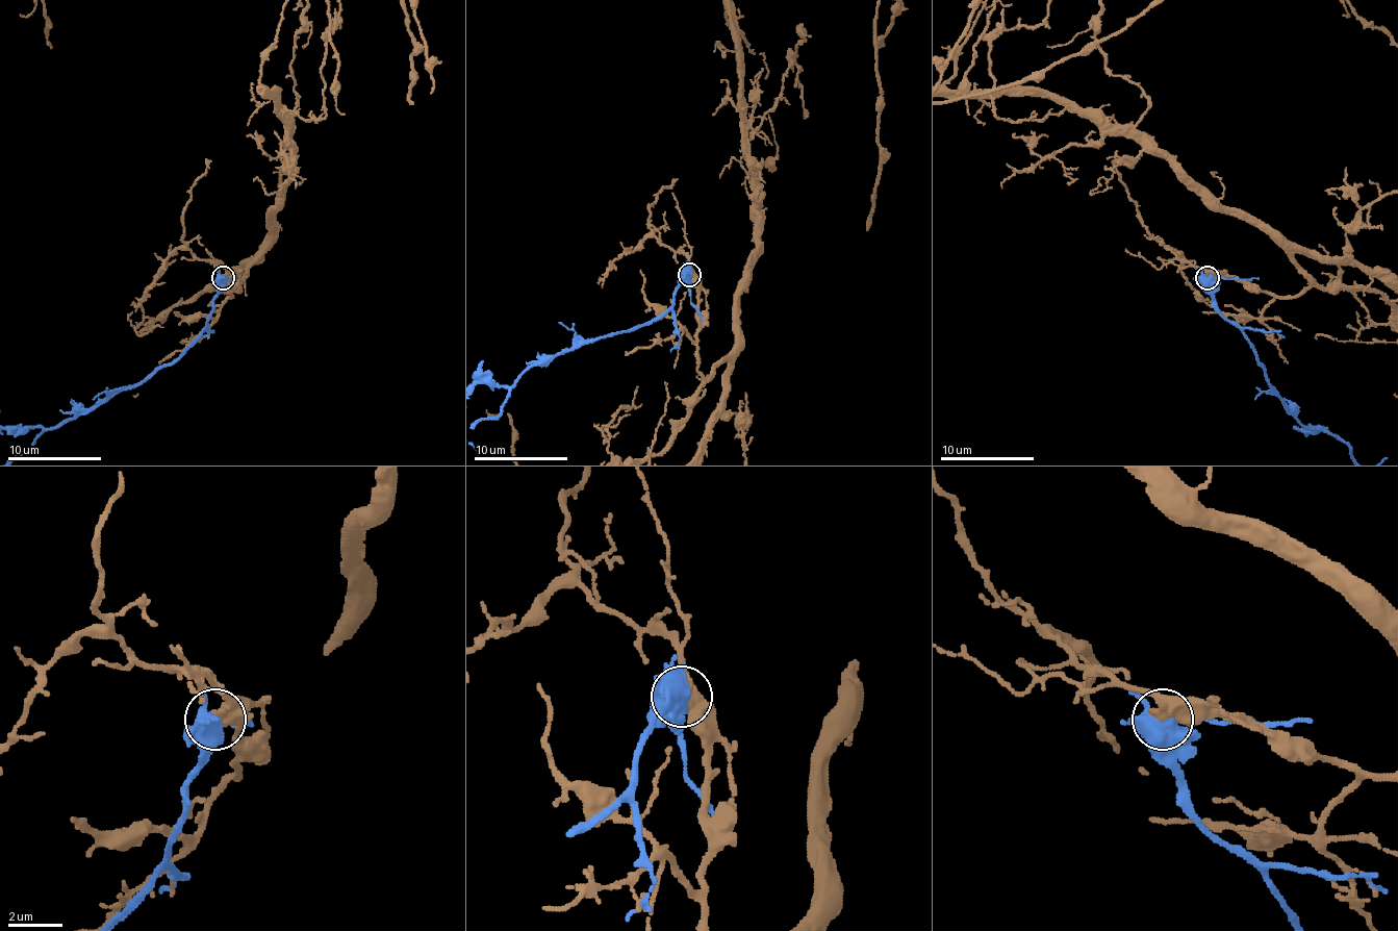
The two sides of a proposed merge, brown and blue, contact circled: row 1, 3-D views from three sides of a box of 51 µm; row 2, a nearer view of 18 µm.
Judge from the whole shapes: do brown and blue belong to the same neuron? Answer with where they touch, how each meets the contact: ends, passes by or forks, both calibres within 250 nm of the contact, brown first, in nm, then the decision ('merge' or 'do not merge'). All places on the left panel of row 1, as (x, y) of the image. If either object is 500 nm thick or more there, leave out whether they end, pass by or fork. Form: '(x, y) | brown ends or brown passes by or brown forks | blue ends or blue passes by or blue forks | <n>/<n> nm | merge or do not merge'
(223, 278) | 360/500 nm | do not merge

